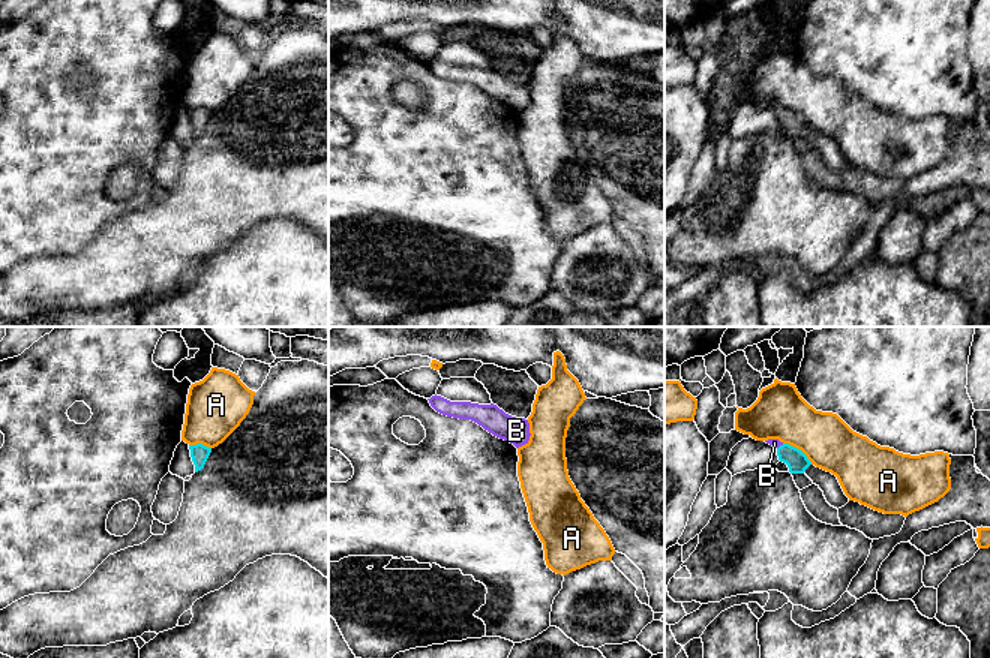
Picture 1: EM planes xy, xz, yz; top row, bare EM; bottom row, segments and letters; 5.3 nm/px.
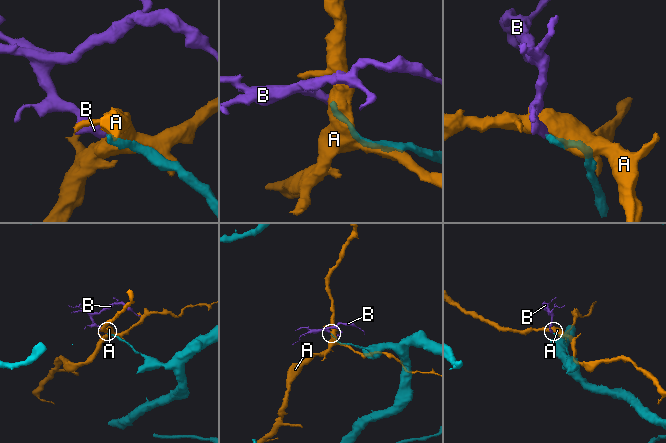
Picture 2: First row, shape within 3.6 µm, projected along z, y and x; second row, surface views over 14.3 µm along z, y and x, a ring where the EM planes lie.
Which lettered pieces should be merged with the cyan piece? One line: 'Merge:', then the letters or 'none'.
Merge: B

